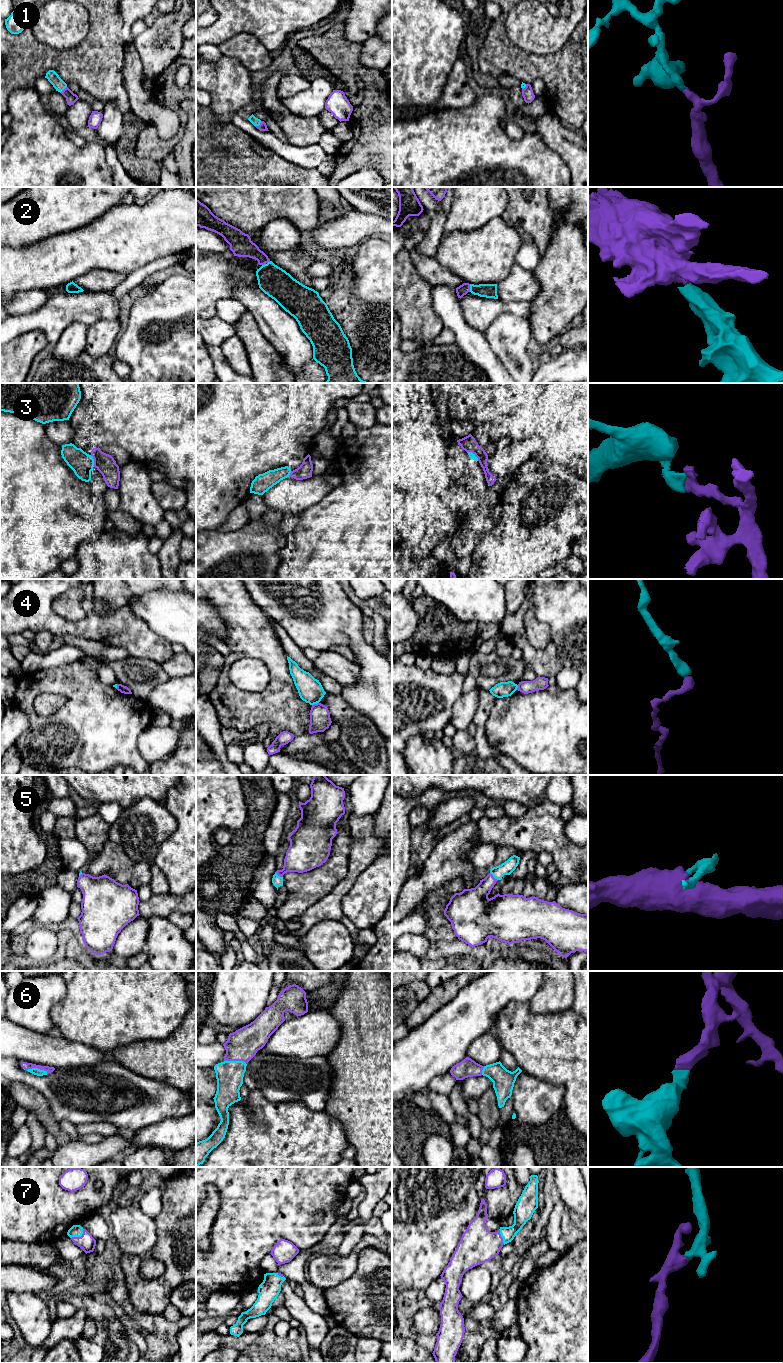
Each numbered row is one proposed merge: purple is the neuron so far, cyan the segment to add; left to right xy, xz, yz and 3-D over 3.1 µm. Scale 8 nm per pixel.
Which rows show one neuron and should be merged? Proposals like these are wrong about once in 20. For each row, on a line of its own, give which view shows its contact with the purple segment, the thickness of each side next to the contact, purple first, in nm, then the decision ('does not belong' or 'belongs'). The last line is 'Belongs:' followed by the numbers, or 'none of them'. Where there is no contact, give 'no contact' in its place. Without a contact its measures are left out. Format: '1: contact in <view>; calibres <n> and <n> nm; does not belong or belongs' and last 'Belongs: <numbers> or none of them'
1: contact in xz; calibres 60 and 70 nm; belongs
2: contact in yz; calibres 90 and 110 nm; belongs
3: contact in xy; calibres 160 and 180 nm; belongs
4: contact in xz; calibres 170 and 200 nm; does not belong
5: contact in yz; calibres 220 and 110 nm; belongs
6: contact in xy; calibres 60 and 60 nm; belongs
7: contact in xy; calibres 130 and 100 nm; belongs
Belongs: 1, 2, 3, 5, 6, 7

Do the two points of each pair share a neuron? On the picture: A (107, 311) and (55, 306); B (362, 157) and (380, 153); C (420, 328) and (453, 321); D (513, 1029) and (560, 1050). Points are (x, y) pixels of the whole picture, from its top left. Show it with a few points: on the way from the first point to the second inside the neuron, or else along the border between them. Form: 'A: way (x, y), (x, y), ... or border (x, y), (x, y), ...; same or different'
A: way (94, 307), (68, 307); same
B: way (366, 153), (376, 153); same
C: border (431, 302), (435, 314), (444, 326); different
D: way (525, 1035), (548, 1046); same

